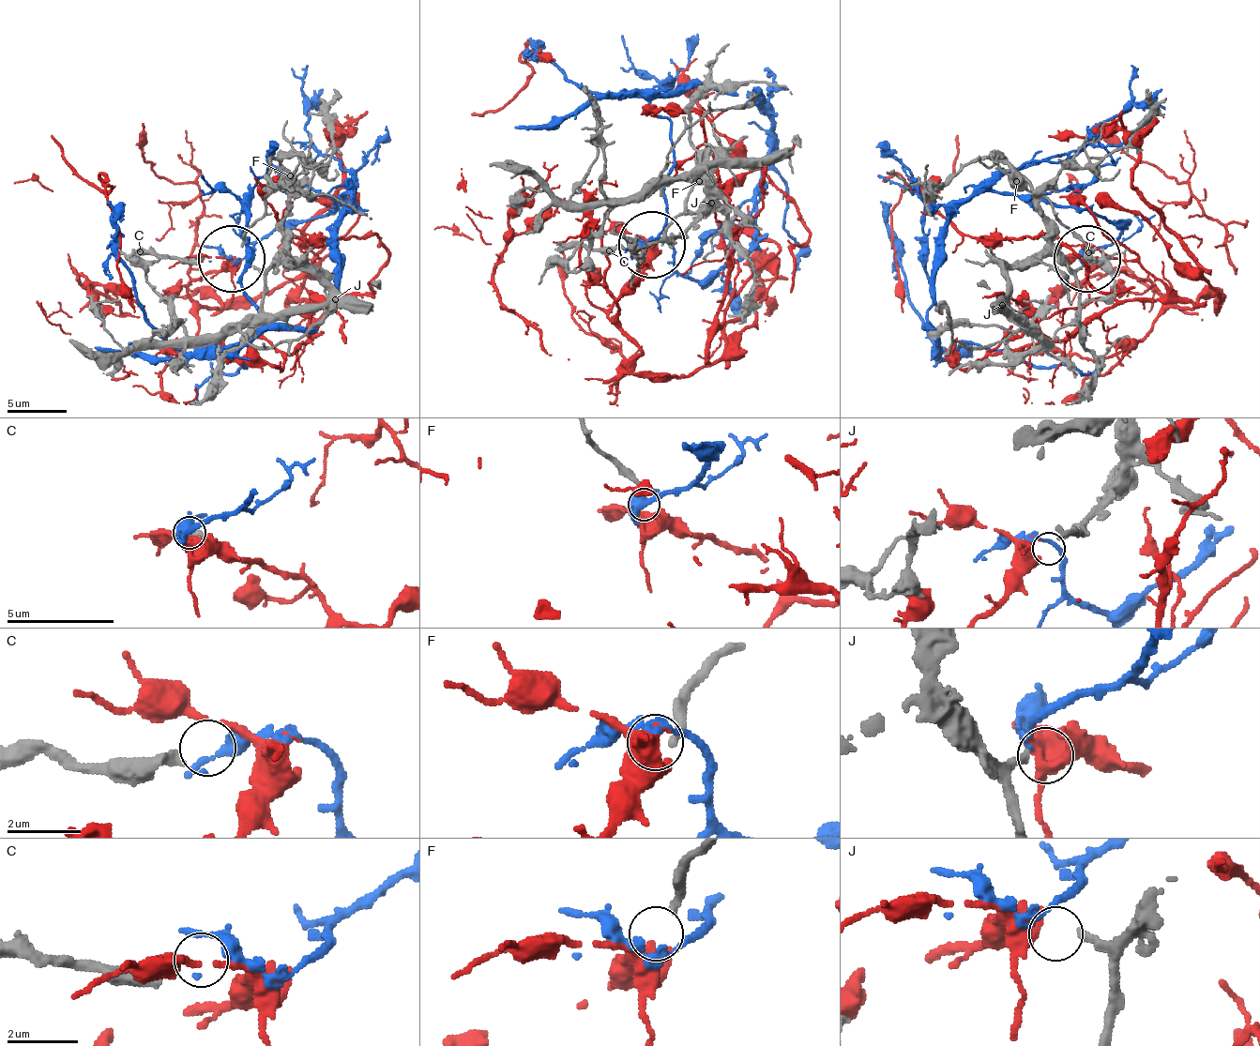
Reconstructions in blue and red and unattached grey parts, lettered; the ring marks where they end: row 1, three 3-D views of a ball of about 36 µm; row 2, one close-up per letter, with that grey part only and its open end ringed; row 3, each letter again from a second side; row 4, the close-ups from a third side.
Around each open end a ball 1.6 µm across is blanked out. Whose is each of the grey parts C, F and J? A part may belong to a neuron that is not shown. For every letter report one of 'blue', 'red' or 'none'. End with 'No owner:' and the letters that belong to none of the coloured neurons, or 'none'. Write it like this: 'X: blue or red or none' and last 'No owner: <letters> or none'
C: blue
F: red
J: none
No owner: J

